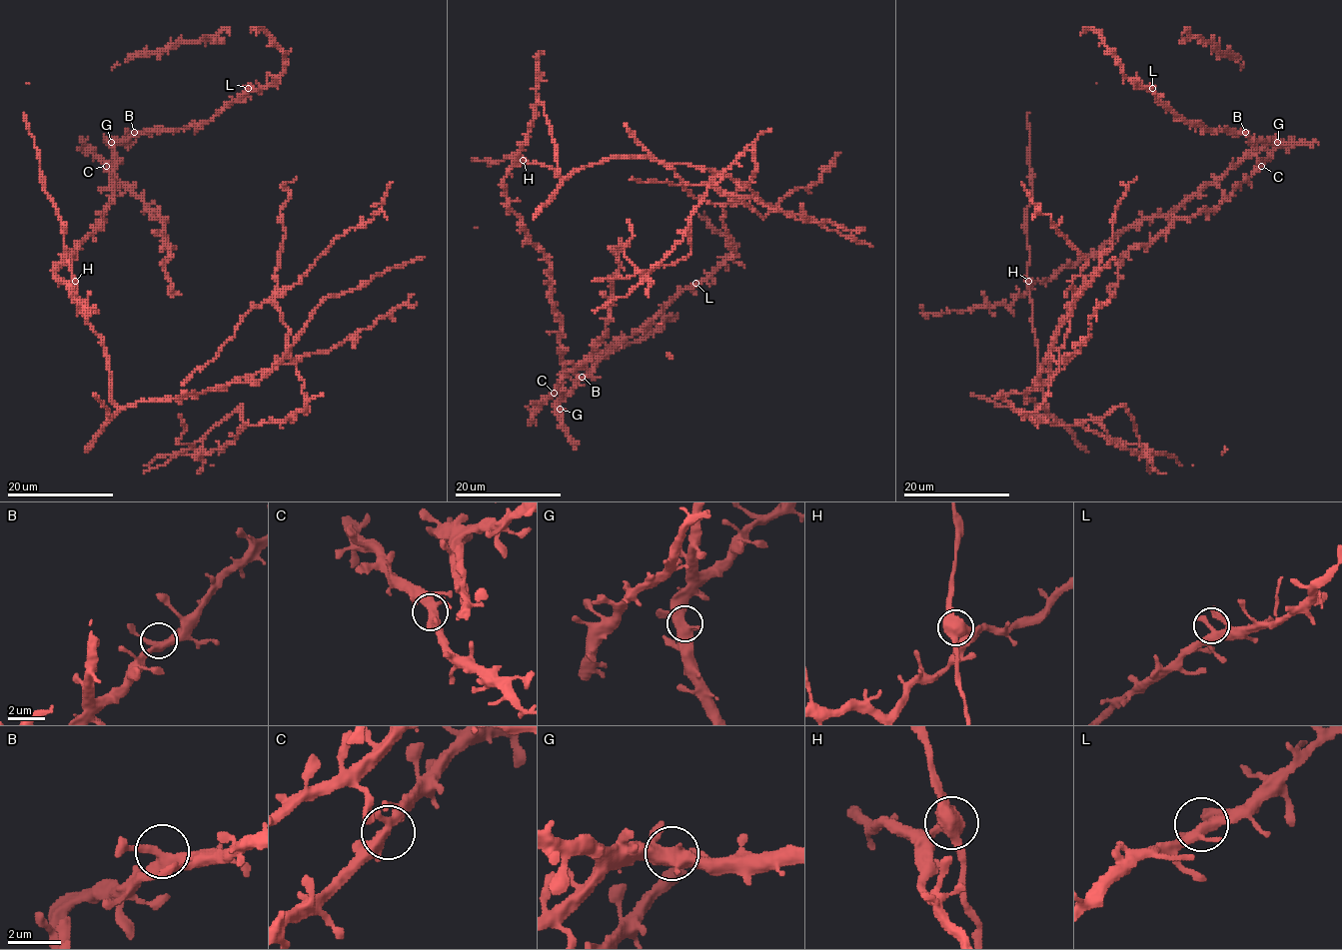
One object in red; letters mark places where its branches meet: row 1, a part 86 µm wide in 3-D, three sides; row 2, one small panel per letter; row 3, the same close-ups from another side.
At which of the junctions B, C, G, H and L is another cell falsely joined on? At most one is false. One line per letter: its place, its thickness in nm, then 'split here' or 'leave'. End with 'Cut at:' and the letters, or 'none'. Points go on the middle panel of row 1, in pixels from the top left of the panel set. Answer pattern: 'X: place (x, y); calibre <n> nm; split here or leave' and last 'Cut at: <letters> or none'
B: place (582, 377); calibre 360 nm; leave
C: place (554, 393); calibre 360 nm; leave
G: place (560, 409); calibre 460 nm; leave
H: place (523, 160); calibre 550 nm; split here
L: place (695, 283); calibre 320 nm; leave
Cut at: H

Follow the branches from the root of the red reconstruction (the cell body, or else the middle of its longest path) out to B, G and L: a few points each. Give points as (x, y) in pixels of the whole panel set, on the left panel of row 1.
B: (80, 305), (78, 286), (60, 282), (56, 270), (100, 226), (113, 194), (115, 144), (134, 132)
G: (80, 305), (78, 286), (60, 282), (56, 278), (56, 270), (100, 226), (113, 194), (115, 147), (111, 142)
L: (80, 305), (78, 286), (60, 282), (56, 270), (100, 226), (113, 194), (115, 144), (203, 125), (248, 88)

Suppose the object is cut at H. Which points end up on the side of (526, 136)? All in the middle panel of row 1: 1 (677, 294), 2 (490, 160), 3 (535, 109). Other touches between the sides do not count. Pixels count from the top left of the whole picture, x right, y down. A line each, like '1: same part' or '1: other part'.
1: same part
2: other part
3: same part

